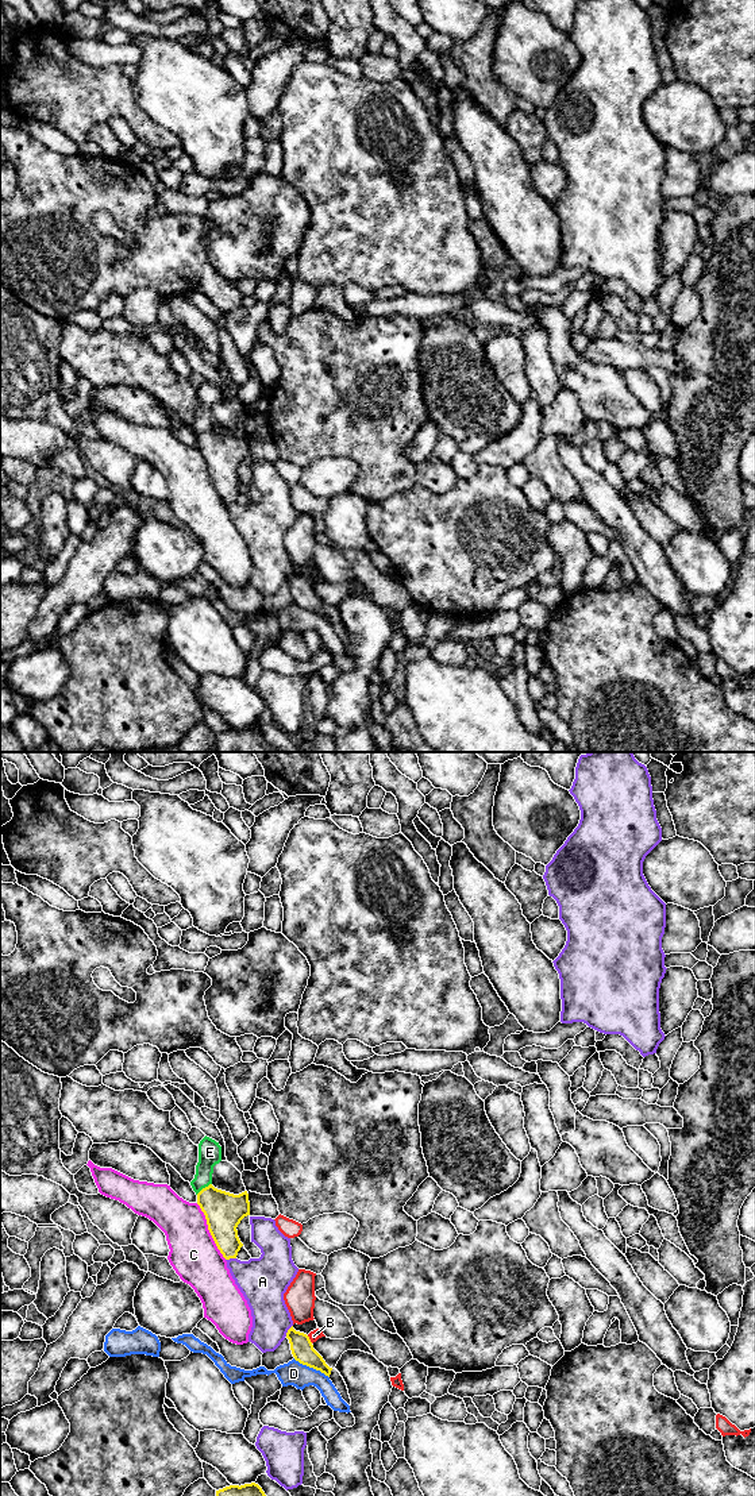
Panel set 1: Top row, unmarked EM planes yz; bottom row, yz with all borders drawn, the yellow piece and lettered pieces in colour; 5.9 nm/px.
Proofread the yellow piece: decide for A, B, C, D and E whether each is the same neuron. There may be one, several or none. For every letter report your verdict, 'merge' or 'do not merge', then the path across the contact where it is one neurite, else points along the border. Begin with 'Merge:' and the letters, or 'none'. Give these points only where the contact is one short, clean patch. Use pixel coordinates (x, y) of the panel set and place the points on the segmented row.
Merge: none
A: do not merge
B: do not merge
C: do not merge
D: do not merge | along yz (293, 1358), (319, 1369), (328, 1377)
E: do not merge | along yz (211, 1183), (196, 1194)

